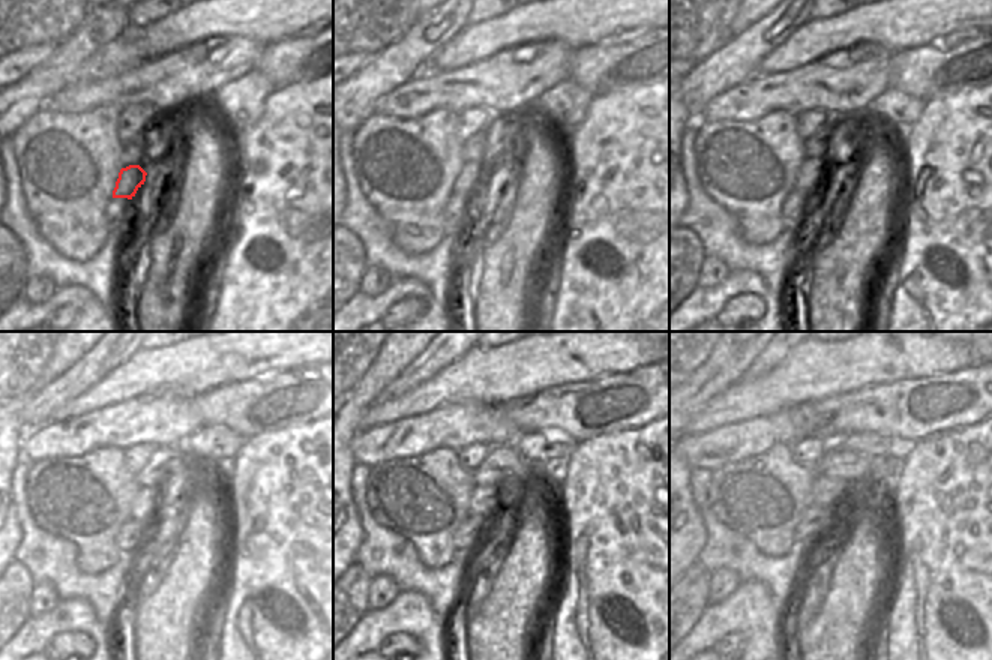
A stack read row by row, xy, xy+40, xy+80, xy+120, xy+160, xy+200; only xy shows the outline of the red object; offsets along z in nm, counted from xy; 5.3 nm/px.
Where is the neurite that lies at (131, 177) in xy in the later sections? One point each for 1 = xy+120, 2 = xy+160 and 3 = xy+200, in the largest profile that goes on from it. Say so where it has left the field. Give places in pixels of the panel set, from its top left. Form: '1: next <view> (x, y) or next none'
1: next xy+120 (147, 503)
2: next xy+160 (482, 500)
3: next xy+200 (826, 491)

